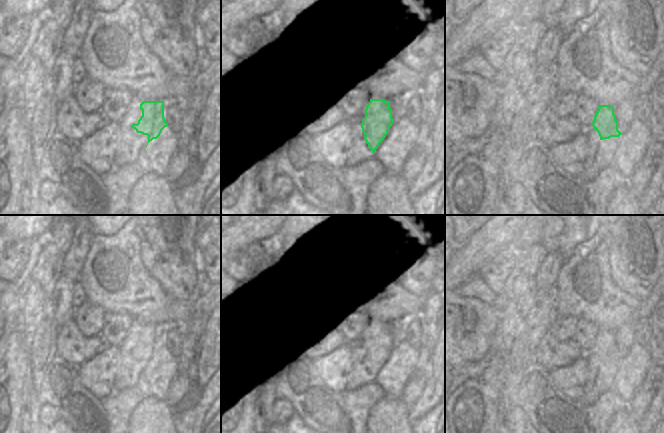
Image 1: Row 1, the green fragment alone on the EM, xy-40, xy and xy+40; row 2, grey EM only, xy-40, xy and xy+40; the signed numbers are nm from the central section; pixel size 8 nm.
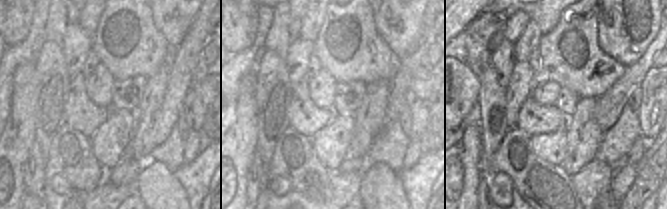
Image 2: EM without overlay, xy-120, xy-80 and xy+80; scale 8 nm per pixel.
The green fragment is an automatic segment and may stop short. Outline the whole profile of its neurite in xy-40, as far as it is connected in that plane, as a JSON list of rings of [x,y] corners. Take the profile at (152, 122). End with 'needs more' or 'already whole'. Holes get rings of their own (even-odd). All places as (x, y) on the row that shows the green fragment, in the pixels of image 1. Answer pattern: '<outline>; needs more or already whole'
[[[136,93],[132,100],[132,110],[142,110],[138,123],[132,124],[137,133],[148,136],[148,143],[157,139],[162,130],[168,126],[164,118],[164,101],[150,101],[141,93]]]; needs more

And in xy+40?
[[[578,95],[574,118],[587,128],[588,150],[583,159],[575,159],[564,167],[572,176],[581,175],[588,169],[601,140],[622,134],[618,130],[614,108],[610,105],[600,105],[585,95]]]; needs more

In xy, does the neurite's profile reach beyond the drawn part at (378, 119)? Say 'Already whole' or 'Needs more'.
Needs more.

